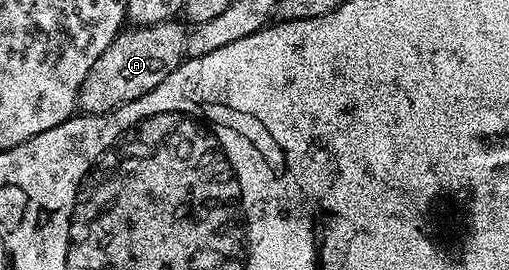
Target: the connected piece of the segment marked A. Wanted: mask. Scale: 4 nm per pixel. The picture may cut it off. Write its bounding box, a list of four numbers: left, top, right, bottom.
[79,19,188,115]

